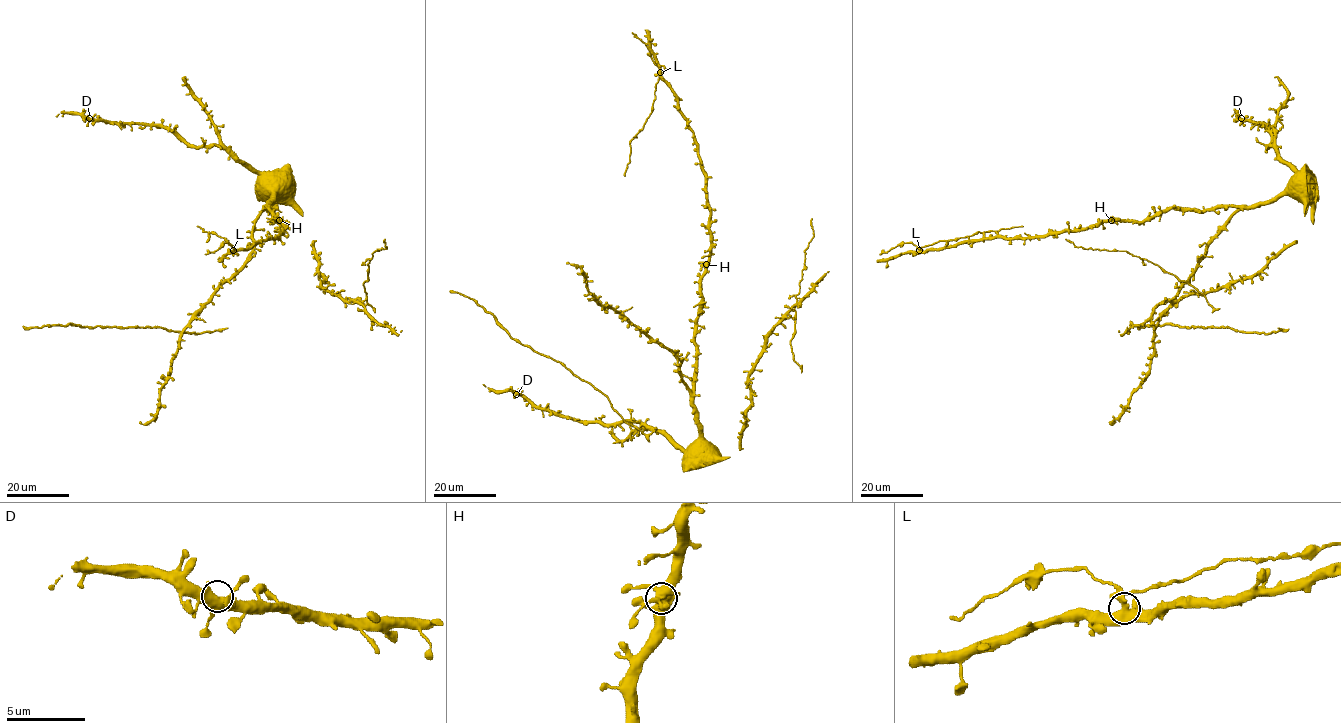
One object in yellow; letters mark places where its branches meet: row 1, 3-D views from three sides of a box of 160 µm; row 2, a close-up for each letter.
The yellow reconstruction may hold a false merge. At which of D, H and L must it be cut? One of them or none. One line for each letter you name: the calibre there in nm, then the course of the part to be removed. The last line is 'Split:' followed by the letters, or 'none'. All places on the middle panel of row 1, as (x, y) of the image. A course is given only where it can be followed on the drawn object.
L: 440 nm | (660, 72), (652, 110), (630, 143), (630, 162), (625, 176)
Split: L

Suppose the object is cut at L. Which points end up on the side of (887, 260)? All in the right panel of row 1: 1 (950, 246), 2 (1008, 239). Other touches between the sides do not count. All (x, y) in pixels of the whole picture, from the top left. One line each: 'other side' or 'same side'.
1: same side
2: same side

